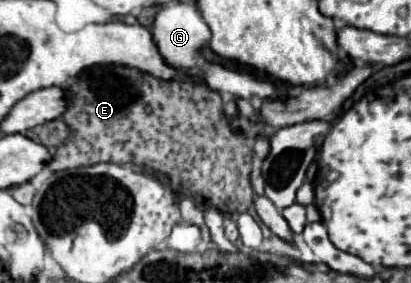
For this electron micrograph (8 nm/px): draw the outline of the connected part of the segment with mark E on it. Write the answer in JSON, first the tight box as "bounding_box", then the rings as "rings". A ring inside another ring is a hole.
{"bounding_box":[49,65,253,213],"rings":[[[125,65],[111,67],[91,67],[83,71],[69,87],[69,109],[63,115],[63,121],[73,129],[73,135],[57,147],[59,151],[53,155],[49,167],[53,171],[73,169],[81,165],[95,163],[115,163],[125,165],[133,163],[137,167],[155,169],[171,179],[173,187],[181,185],[181,195],[193,199],[195,207],[207,211],[209,207],[217,207],[223,213],[245,213],[253,203],[253,189],[249,183],[251,173],[251,157],[253,151],[247,145],[247,139],[241,133],[231,129],[231,119],[237,115],[235,101],[223,105],[223,99],[213,89],[207,89],[203,81],[187,81],[187,79],[171,79],[163,81],[149,73],[143,73]],[[199,157],[207,157],[207,163],[199,165]]]}

